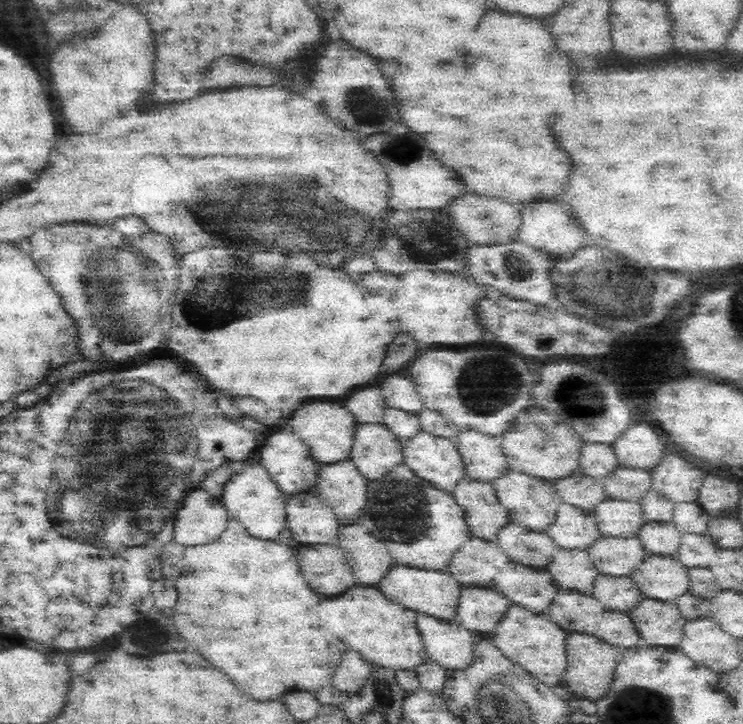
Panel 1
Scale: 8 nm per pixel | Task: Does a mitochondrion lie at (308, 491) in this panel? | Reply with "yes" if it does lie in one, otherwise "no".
no

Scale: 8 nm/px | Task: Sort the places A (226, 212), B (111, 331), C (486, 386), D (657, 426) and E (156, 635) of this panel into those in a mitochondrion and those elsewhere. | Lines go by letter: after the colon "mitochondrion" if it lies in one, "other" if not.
A: mitochondrion
B: mitochondrion
C: mitochondrion
D: other
E: mitochondrion

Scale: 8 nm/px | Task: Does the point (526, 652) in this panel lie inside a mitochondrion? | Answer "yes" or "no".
no

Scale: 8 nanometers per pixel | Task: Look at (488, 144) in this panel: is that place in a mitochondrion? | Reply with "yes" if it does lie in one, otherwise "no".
no

